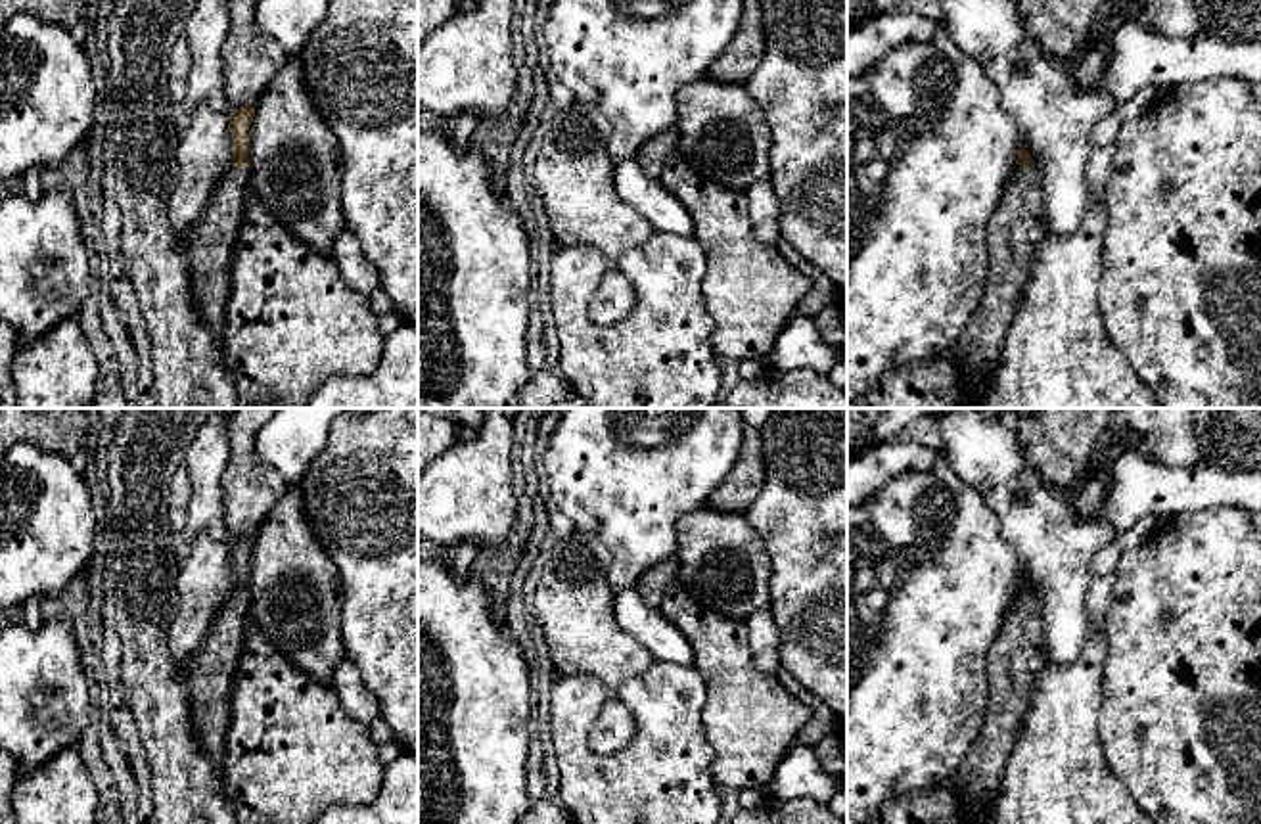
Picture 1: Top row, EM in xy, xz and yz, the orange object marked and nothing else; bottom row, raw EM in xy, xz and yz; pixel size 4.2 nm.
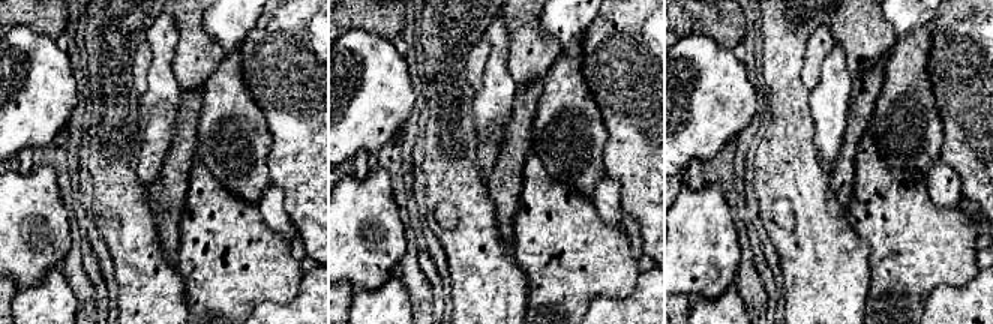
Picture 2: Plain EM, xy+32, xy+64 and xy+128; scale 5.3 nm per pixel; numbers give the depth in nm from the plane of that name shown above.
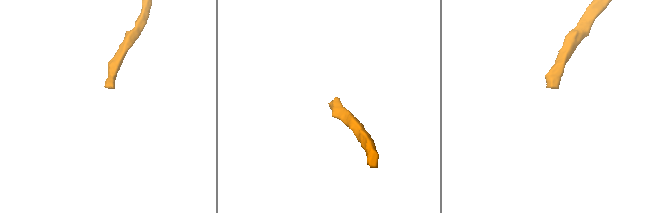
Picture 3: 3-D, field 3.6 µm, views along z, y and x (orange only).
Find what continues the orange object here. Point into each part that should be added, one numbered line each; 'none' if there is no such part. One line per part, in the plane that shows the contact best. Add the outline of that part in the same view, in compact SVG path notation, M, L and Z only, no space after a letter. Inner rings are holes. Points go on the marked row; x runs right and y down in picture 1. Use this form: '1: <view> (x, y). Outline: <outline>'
1: yz (1018, 223). Outline: M1016 167L987 226L989 272L983 299L954 347L960 376L972 385L983 385L997 366L1033 249L1044 234L1039 171Z

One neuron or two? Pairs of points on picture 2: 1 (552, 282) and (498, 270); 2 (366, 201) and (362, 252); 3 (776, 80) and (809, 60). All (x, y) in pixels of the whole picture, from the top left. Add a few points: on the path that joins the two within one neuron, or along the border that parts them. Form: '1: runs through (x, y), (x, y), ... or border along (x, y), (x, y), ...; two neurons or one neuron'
1: border along (512, 251), (527, 279), (527, 308); two neurons
2: runs through (363, 213), (354, 231), (359, 240); one neuron
3: border along (815, 30), (801, 69), (809, 92); two neurons

